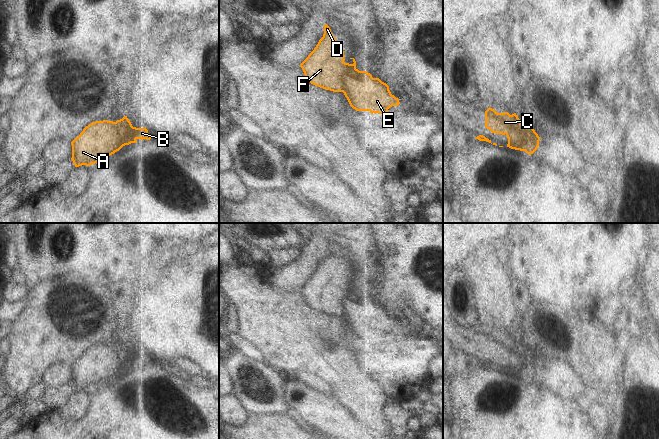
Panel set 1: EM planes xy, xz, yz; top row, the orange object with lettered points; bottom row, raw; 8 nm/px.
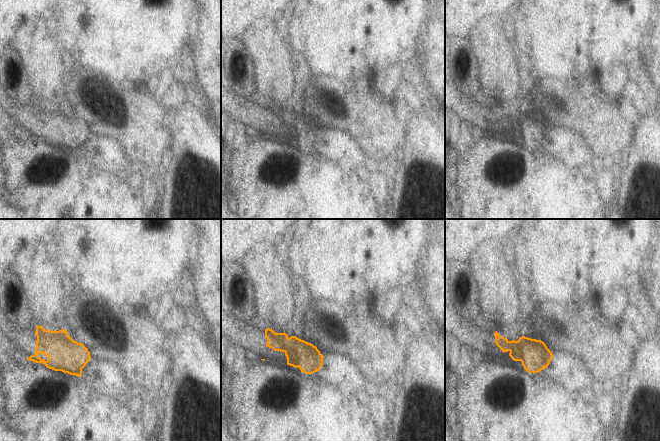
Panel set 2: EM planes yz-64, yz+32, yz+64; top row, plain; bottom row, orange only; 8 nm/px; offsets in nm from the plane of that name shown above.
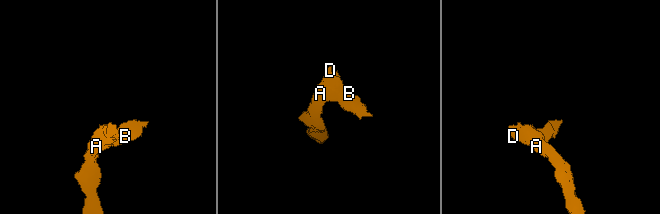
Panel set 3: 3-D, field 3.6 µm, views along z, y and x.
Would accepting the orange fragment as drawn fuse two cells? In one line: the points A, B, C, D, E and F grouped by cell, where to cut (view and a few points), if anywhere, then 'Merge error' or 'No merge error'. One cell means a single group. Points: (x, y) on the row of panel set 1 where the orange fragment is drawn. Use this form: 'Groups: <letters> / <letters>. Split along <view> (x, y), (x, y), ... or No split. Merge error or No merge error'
Groups: A C D F / B E. Split along xz (355, 68), (350, 73), (345, 73), (342, 76), (342, 91). Merge error

